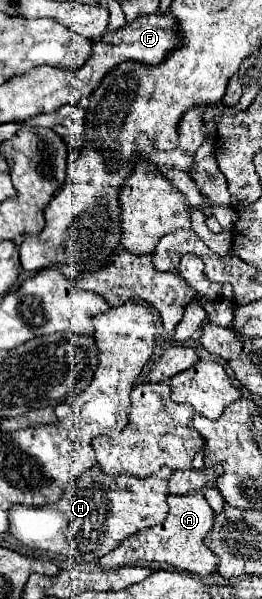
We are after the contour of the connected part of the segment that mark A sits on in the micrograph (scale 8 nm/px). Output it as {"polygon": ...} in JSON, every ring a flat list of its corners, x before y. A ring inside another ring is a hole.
{"polygon":[[193,492,187,496,169,496,167,504,169,504,169,516,161,524,125,538,119,548,115,548,111,554,101,558,101,566,117,568,117,566,137,566,139,562,147,562,147,564,163,562,163,564,175,566,179,570,193,572,201,578,213,574,217,570,219,558,203,542,205,536,213,528,215,514,213,514,211,506,207,504,207,500,203,498,201,492]]}

